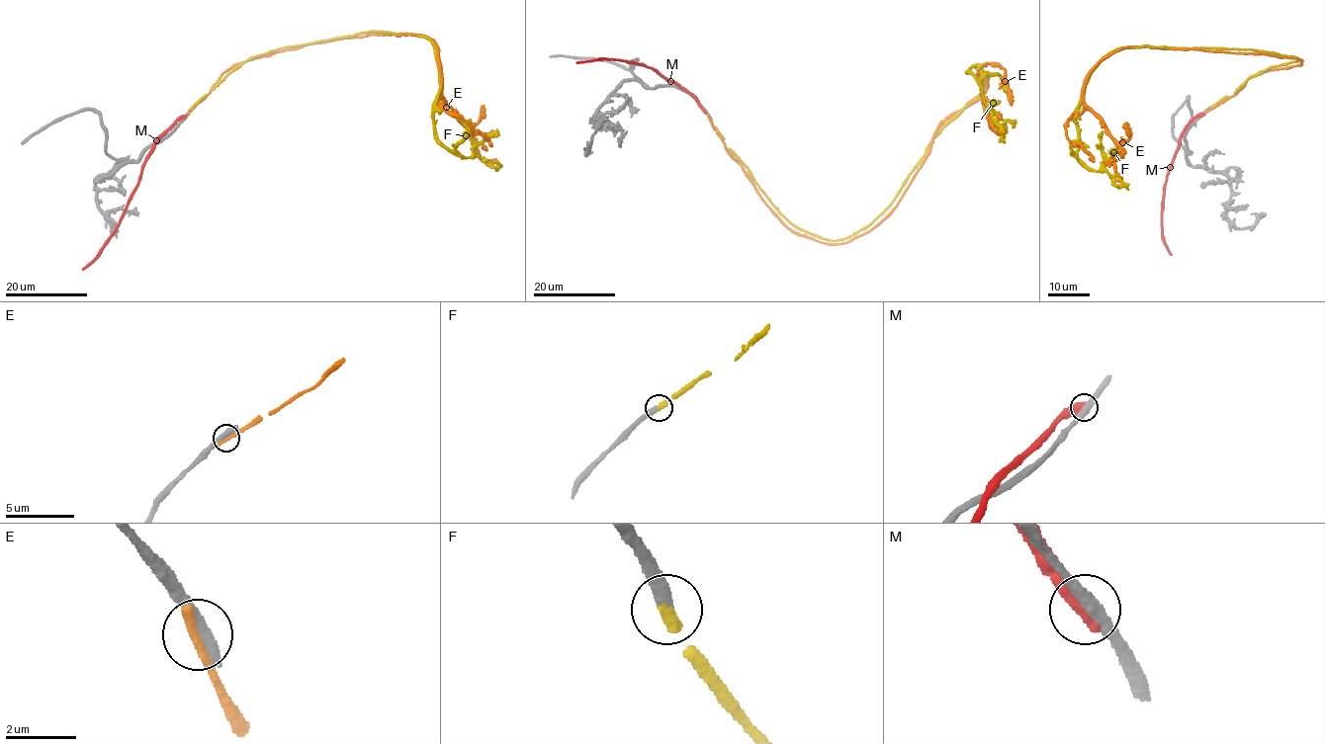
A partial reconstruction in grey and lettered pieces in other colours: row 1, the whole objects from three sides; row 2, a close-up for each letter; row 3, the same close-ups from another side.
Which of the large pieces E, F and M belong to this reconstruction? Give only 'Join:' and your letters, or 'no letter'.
Join: F

